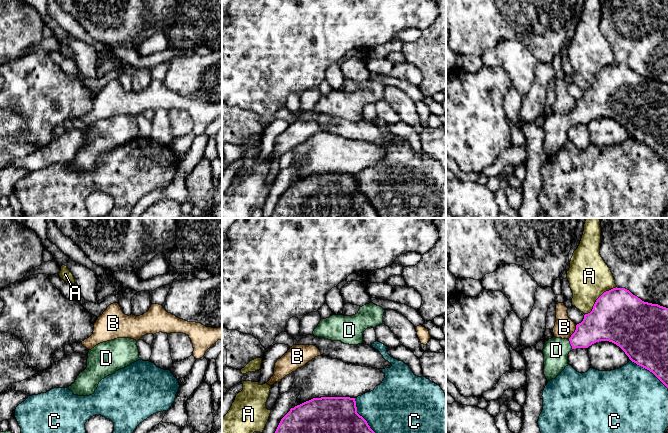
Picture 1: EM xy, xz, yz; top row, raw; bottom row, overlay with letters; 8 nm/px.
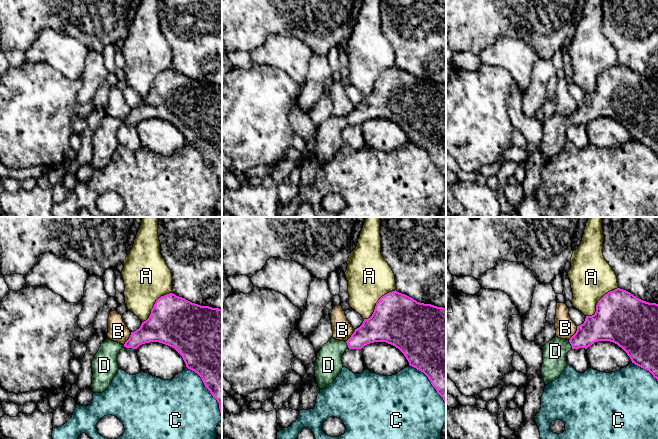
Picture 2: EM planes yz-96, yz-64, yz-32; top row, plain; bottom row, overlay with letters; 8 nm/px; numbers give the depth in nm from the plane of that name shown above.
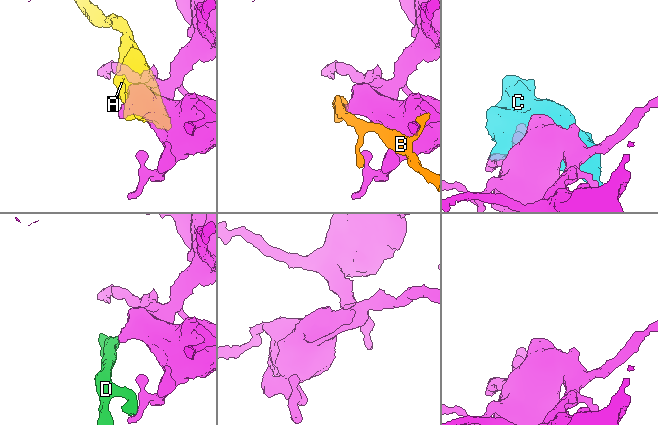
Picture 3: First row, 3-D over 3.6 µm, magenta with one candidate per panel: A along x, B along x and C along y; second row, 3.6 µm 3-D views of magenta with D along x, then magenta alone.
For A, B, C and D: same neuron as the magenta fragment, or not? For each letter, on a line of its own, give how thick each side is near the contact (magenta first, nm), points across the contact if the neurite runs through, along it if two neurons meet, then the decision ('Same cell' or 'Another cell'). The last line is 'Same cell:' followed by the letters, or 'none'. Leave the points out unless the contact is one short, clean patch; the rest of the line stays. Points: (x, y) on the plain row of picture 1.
A: Thickness 420 nm (magenta) against 340 nm. Another cell
B: Thickness 280 nm (magenta) against 160 nm. Another cell
C: Thickness 500 nm (magenta) against 480 nm. Another cell
D: Thickness 240 nm (magenta) against 200 nm. Path across: yz (596, 102), (582, 114), (570, 119), (556, 126). Same cell
Same cell: D

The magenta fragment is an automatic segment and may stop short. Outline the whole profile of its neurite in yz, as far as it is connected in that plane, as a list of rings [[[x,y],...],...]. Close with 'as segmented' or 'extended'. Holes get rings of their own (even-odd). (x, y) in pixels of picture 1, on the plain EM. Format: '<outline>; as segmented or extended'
[[[625,64],[604,68],[590,89],[569,115],[553,113],[545,118],[544,151],[547,157],[555,155],[568,142],[568,130],[576,124],[588,124],[599,117],[619,122],[629,135],[652,148],[668,164],[668,84],[642,77]]]; extended

